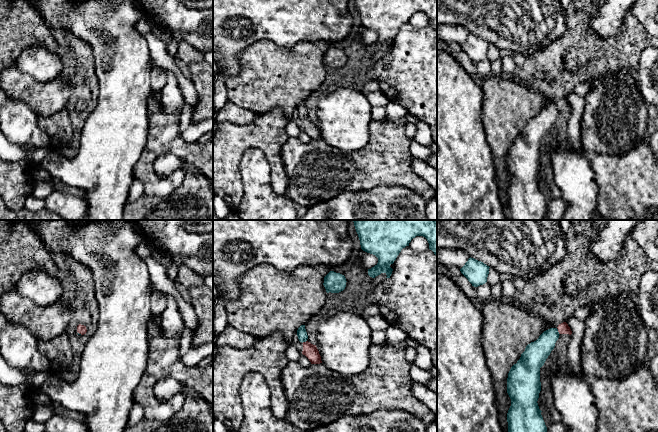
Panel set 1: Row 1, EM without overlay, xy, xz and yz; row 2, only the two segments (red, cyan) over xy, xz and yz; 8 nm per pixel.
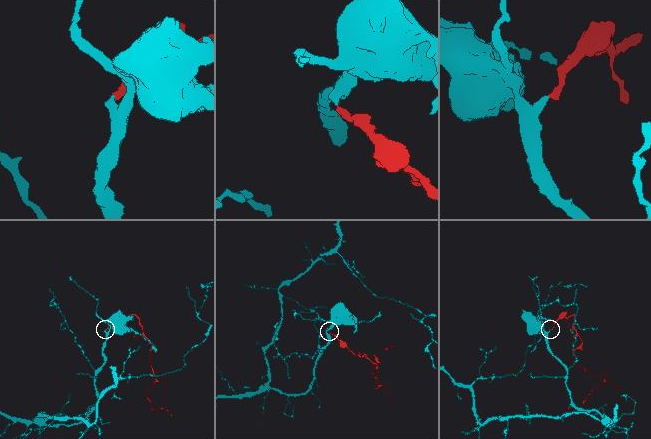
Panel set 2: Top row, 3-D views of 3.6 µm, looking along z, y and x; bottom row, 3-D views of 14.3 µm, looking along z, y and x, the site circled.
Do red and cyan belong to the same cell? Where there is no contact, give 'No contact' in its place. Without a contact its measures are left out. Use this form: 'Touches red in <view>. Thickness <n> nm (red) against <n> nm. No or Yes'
Touches red in yz. Thickness 90 nm (red) against 190 nm. Yes

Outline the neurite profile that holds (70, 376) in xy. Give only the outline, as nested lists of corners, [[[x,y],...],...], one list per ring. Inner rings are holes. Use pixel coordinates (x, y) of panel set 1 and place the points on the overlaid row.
[[[70,369],[69,371],[67,371],[66,373],[64,373],[61,378],[68,383],[73,383],[76,379],[77,379],[77,374],[76,372],[74,372],[72,369]]]

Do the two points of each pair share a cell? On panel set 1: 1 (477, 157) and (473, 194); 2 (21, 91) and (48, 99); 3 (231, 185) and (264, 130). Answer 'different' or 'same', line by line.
1: same
2: same
3: same

